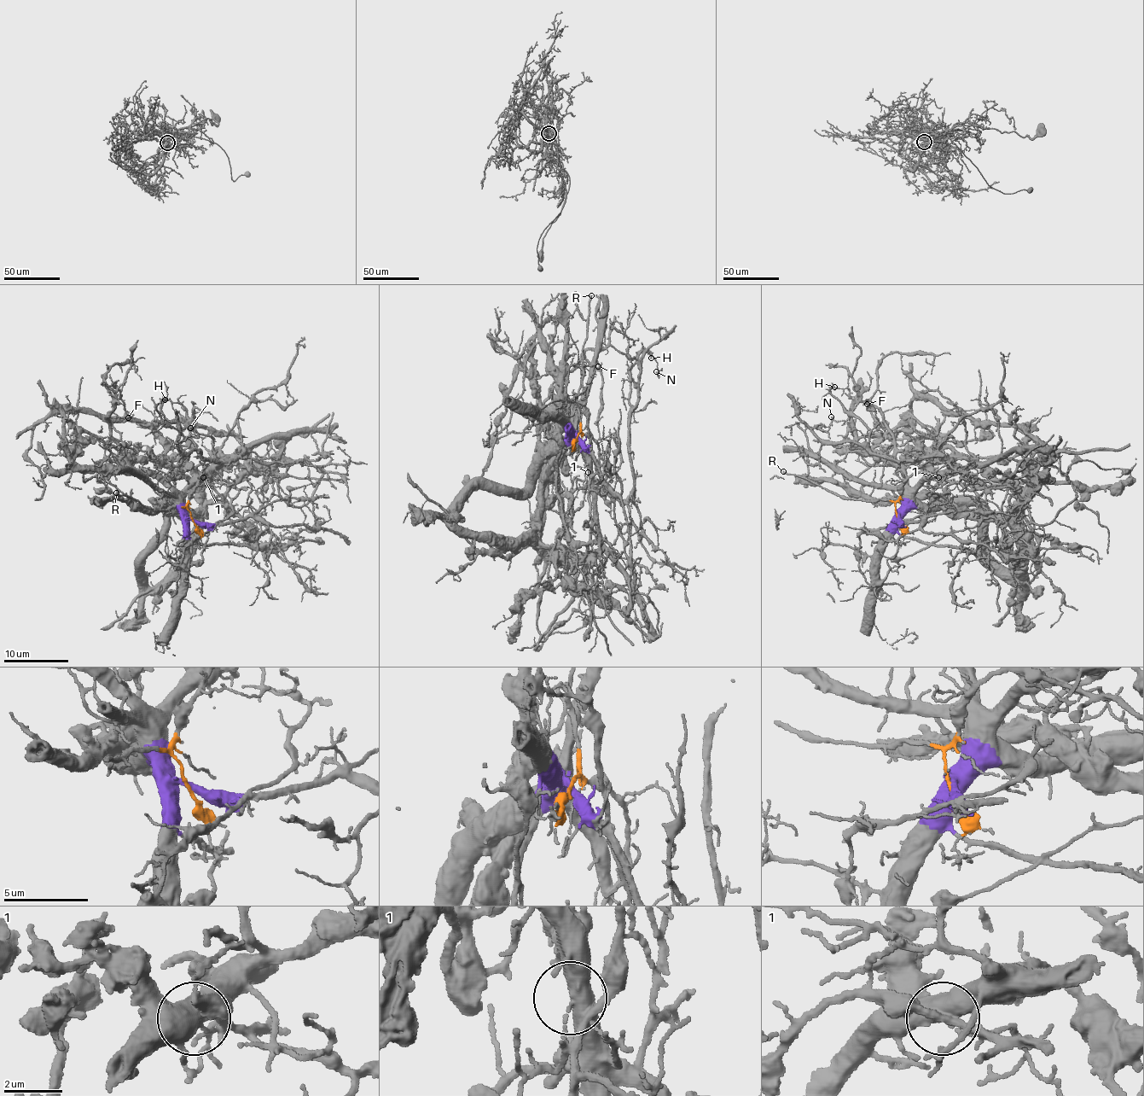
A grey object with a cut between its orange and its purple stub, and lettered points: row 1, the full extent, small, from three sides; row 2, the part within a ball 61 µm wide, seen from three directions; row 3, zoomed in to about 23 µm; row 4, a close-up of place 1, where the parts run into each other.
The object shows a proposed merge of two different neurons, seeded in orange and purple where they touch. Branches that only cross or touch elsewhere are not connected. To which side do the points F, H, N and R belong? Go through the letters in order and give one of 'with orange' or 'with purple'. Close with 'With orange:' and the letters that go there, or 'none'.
F: with purple
H: with purple
N: with purple
R: with orange
With orange: R

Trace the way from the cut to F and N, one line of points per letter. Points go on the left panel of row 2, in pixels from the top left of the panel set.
F: (193, 521), (171, 489), (152, 475), (145, 475), (126, 460), (107, 422), (114, 414), (128, 417)
N: (193, 521), (190, 486), (244, 452), (215, 463), (182, 453), (178, 443), (197, 437), (189, 427)

